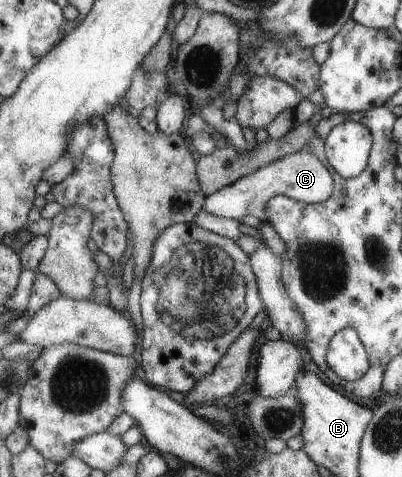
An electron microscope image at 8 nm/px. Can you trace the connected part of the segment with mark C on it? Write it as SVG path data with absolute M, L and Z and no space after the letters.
M303 147L258 167L255 171L235 180L231 185L223 186L205 196L201 210L208 211L220 218L229 218L240 222L244 220L263 222L265 220L264 207L271 197L287 196L305 204L326 201L331 195L331 180L332 177L323 163L313 155L313 152Z

